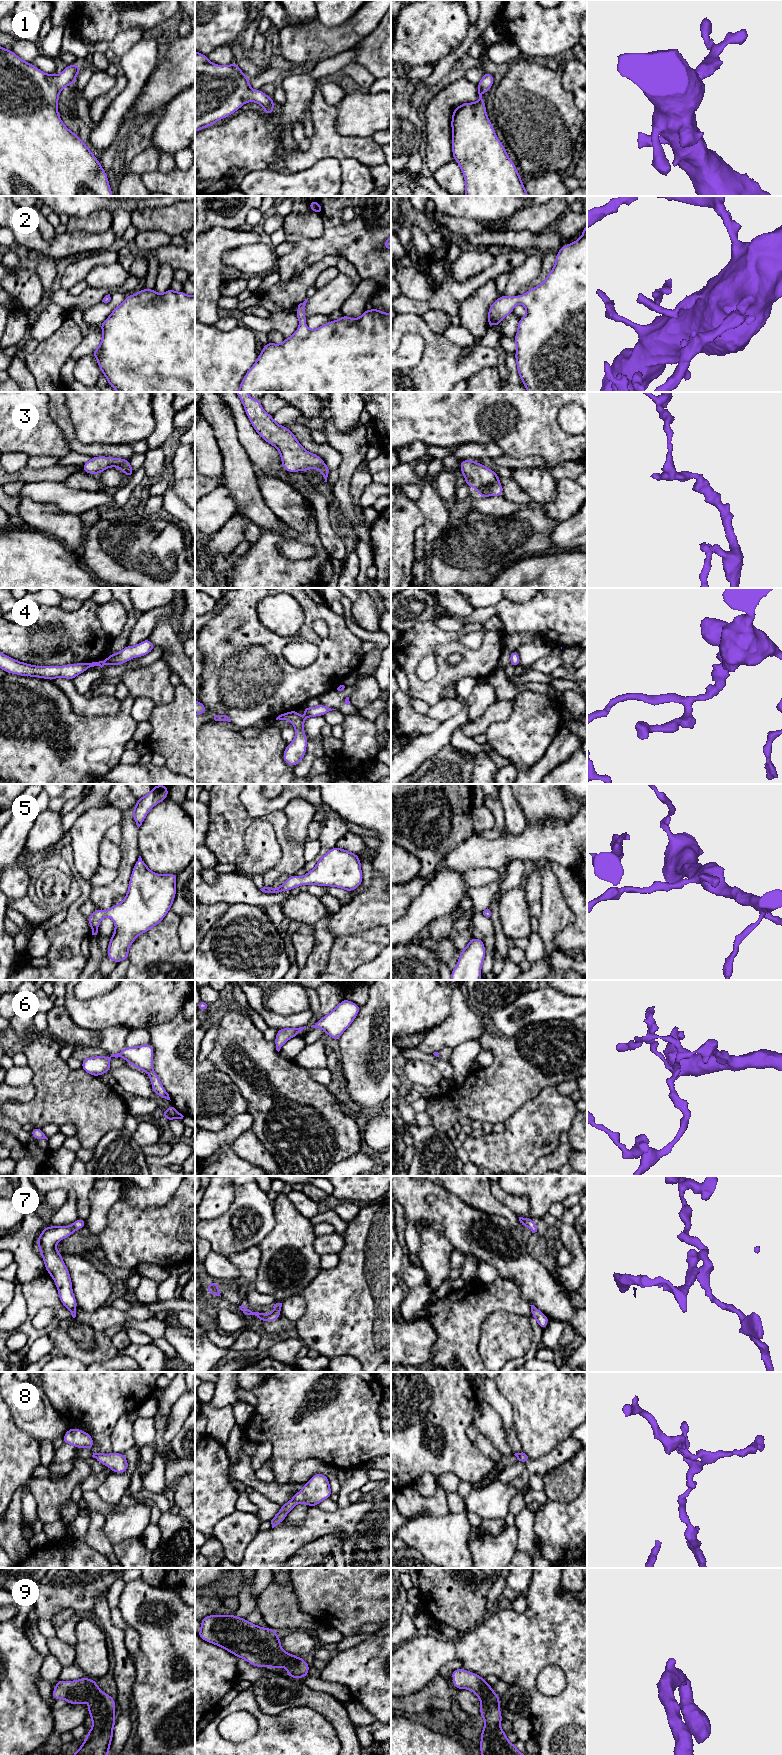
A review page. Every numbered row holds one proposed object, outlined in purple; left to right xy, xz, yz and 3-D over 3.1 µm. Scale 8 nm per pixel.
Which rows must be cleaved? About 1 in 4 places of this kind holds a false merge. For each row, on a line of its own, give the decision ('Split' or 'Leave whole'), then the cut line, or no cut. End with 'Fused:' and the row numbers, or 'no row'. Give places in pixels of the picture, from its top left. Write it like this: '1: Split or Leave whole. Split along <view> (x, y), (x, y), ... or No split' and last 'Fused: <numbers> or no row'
1: Leave whole. No split
2: Leave whole. No split
3: Leave whole. No split
4: Leave whole. No split
5: Leave whole. No split
6: Leave whole. No split
7: Leave whole. No split
8: Leave whole. No split
9: Leave whole. No split
Fused: no row

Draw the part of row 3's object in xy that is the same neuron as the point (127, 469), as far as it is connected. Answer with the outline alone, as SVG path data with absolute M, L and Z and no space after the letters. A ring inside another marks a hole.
M106 456L91 457L91 459L82 466L82 470L88 474L98 475L110 467L121 469L124 475L127 475L129 478L131 478L134 473L129 460Z

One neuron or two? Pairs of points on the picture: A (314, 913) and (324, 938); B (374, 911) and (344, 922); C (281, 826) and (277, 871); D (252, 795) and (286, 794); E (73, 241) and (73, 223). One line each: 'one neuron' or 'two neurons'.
A: two neurons
B: one neuron
C: one neuron
D: one neuron
E: two neurons

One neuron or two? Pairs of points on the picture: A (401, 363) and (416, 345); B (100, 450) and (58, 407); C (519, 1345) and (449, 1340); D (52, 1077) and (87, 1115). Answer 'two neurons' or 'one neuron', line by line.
A: one neuron
B: one neuron
C: two neurons
D: one neuron

